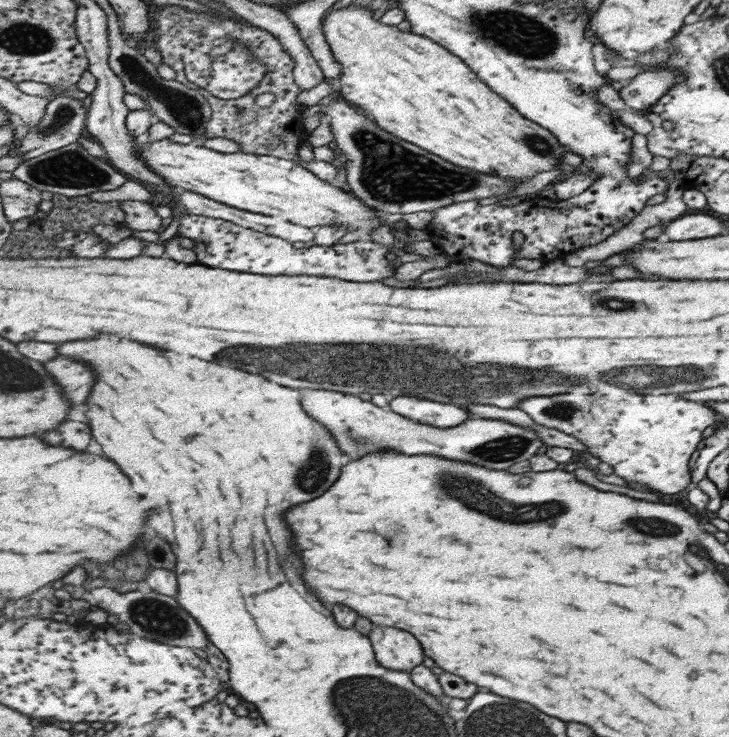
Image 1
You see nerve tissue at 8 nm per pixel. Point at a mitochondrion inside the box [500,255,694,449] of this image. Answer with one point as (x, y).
(633, 305)

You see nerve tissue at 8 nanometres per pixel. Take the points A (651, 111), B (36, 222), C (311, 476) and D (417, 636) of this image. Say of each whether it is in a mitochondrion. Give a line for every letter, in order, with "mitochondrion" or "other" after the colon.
A: other
B: other
C: mitochondrion
D: other

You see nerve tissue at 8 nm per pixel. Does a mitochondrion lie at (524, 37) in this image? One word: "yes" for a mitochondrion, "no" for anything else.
yes

